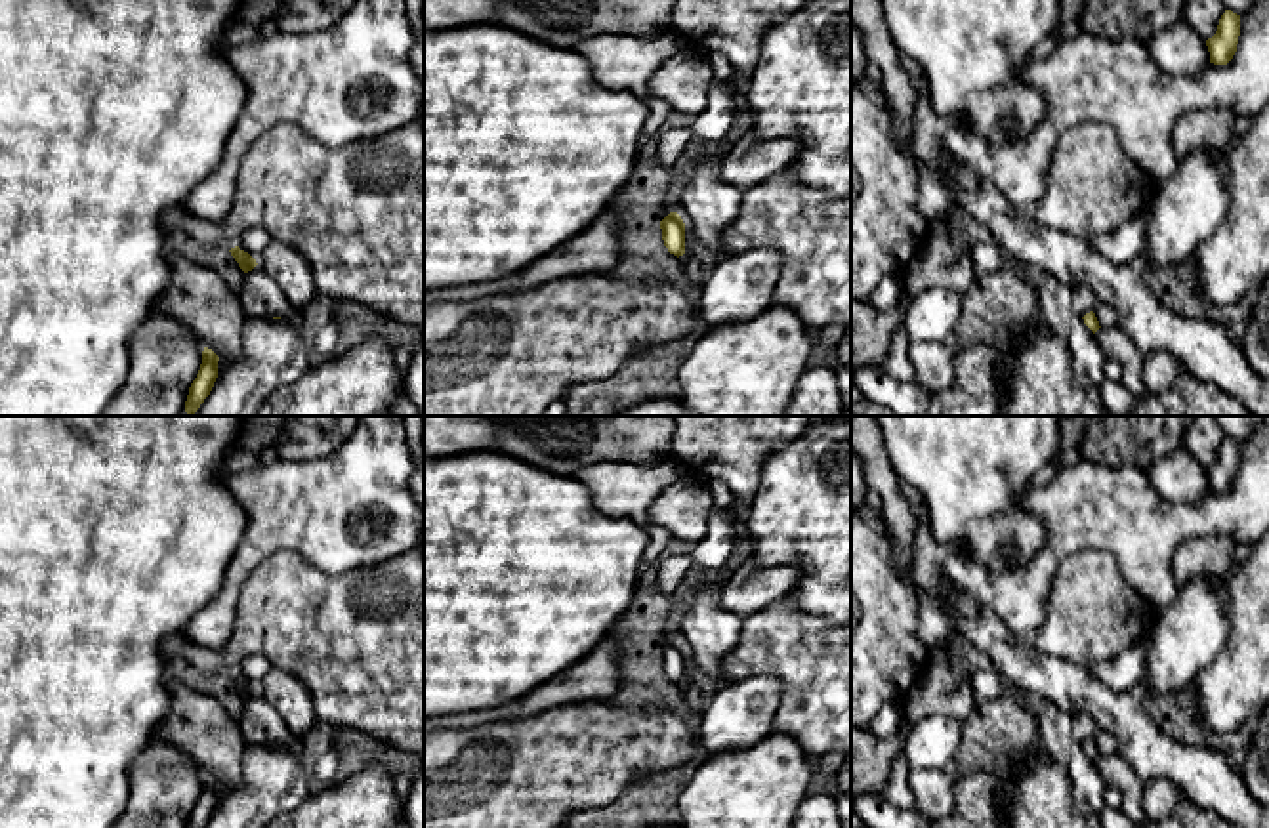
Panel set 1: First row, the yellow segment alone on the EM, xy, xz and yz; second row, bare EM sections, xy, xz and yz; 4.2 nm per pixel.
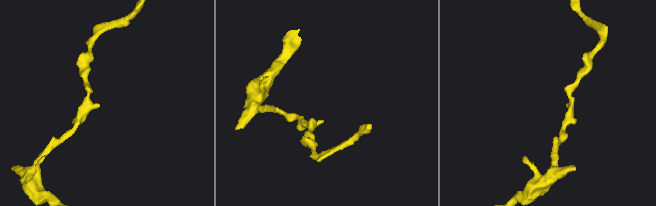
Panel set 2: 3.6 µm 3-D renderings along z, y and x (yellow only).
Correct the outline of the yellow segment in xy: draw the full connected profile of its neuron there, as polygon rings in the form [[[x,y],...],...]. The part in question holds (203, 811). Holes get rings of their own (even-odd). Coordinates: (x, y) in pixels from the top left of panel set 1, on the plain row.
[[[204,775],[202,792],[189,815],[187,828],[204,828],[210,822],[218,805],[218,788],[219,784],[212,776]]]

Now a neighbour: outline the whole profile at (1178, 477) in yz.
[[[1185,446],[1156,458],[1147,467],[1147,477],[1168,502],[1193,504],[1210,492],[1206,466],[1198,464]]]

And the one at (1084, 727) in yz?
[[[1078,712],[1076,715],[1072,715],[1071,723],[1072,723],[1074,738],[1080,744],[1084,744],[1086,740],[1101,733],[1095,721],[1084,712]]]

